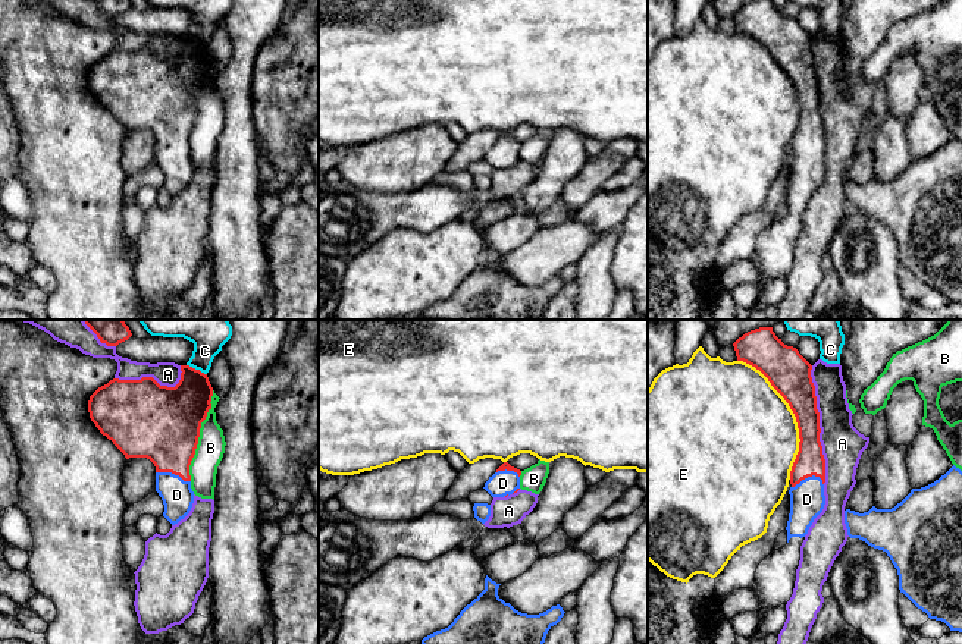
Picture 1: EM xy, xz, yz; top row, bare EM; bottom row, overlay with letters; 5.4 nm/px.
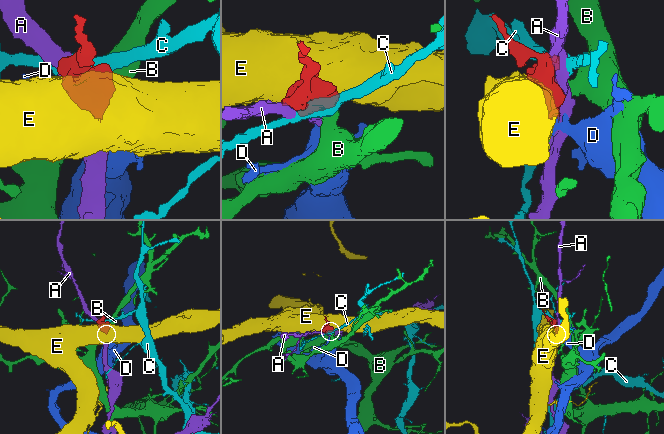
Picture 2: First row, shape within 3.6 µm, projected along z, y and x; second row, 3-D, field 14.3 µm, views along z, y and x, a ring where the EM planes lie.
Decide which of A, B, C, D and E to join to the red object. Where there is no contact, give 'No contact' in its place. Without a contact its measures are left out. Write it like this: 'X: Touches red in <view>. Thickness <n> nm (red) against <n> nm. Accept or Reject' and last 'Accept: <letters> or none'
A: Touches red in yz. Thickness 180 nm (red) against 220 nm. Reject
B: Touches red in xy. Thickness 420 nm (red) against 150 nm. Reject
C: Touches red in xy. Thickness 280 nm (red) against 240 nm. Reject
D: Touches red in xy. Thickness 380 nm (red) against 170 nm. Accept
E: Touches red in yz. Thickness 240 nm (red) against 480 nm. Reject
Accept: D

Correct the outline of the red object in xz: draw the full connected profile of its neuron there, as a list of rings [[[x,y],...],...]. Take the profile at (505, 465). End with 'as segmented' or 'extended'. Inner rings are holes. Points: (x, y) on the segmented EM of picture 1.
[[[504,462],[496,472],[485,483],[485,490],[492,497],[507,497],[520,490],[521,471]]]; extended

